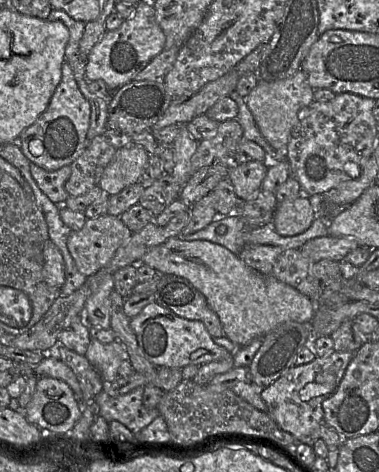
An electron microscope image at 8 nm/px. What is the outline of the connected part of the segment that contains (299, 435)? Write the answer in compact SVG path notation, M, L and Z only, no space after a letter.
M333 351L316 357L313 361L292 366L285 374L264 388L261 397L267 406L267 413L279 427L292 434L297 442L313 443L320 438L320 424L324 420L322 403L339 386L355 352Z

